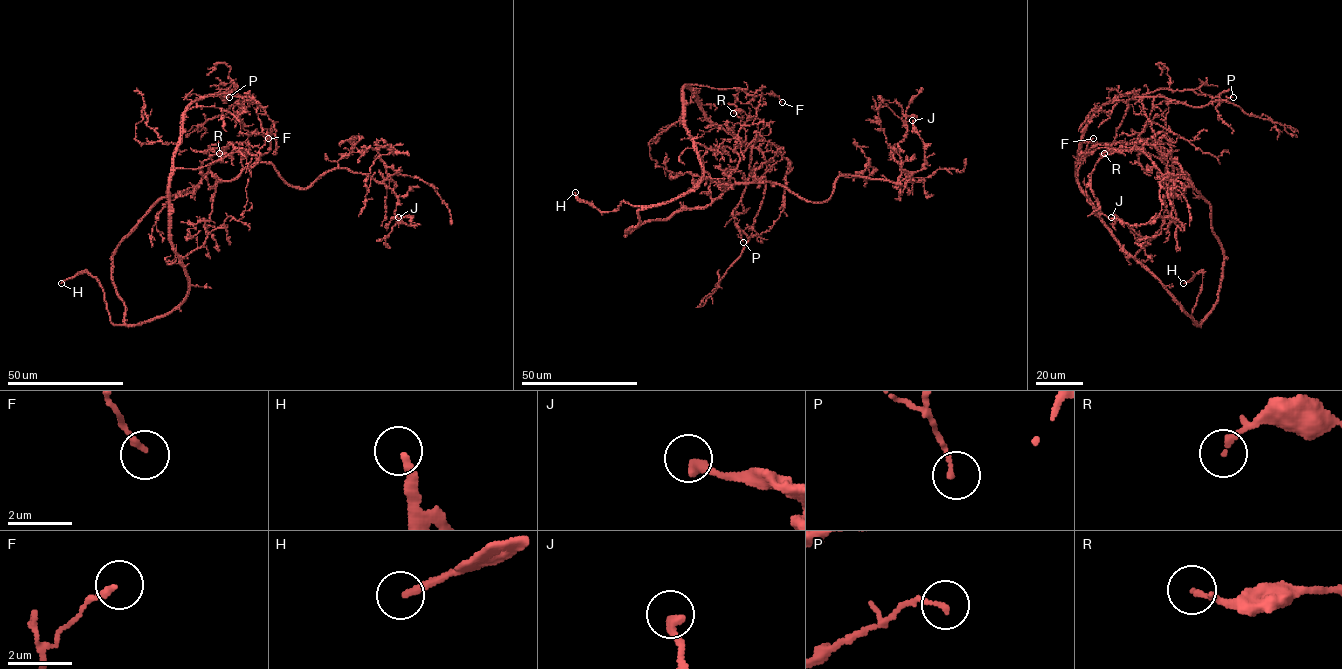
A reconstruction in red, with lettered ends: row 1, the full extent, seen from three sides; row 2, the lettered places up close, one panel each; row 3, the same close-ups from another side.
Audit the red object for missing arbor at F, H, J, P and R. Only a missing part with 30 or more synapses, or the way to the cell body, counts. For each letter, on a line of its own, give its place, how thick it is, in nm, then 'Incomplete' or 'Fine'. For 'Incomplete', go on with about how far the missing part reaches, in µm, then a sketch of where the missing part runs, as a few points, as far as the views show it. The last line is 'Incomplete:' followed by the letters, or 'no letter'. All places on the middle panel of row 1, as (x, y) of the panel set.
F: Place: (782, 102). Thickness 170 nm. Fine
H: Place: (575, 192). Thickness 240 nm. Incomplete. Missing length about 20 µm. Course of what is missing: (575, 192), (570, 176), (559, 163)
J: Place: (912, 120). Thickness 280 nm. Fine
P: Place: (743, 242). Thickness 150 nm. Fine
R: Place: (733, 113). Thickness 120 nm. Fine
Incomplete: H

